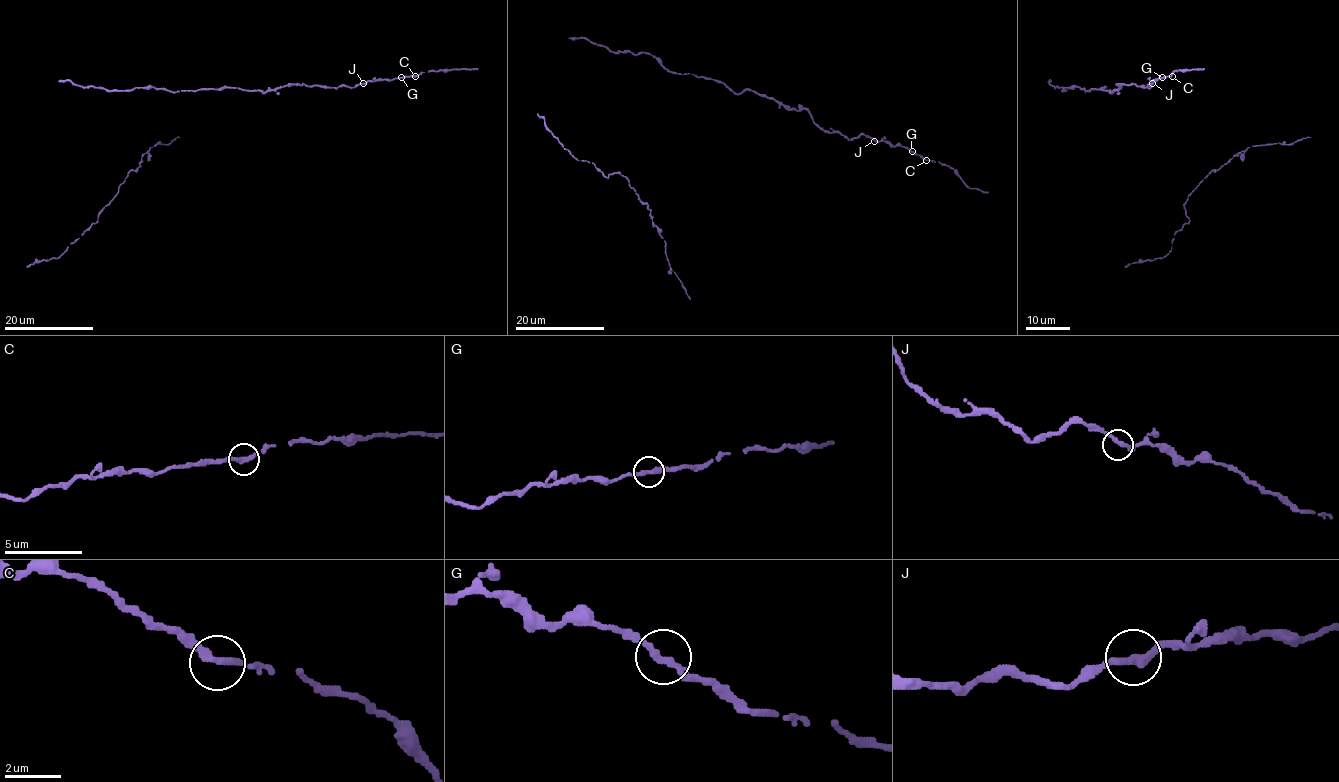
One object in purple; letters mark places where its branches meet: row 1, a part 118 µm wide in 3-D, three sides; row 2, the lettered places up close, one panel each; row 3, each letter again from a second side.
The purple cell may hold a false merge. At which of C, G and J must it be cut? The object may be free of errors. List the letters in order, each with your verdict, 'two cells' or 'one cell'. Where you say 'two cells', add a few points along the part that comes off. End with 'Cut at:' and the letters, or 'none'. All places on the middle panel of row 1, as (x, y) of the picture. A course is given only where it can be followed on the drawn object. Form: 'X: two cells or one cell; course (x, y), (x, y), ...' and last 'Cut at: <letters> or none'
C: one cell
G: one cell
J: one cell
Cut at: none

